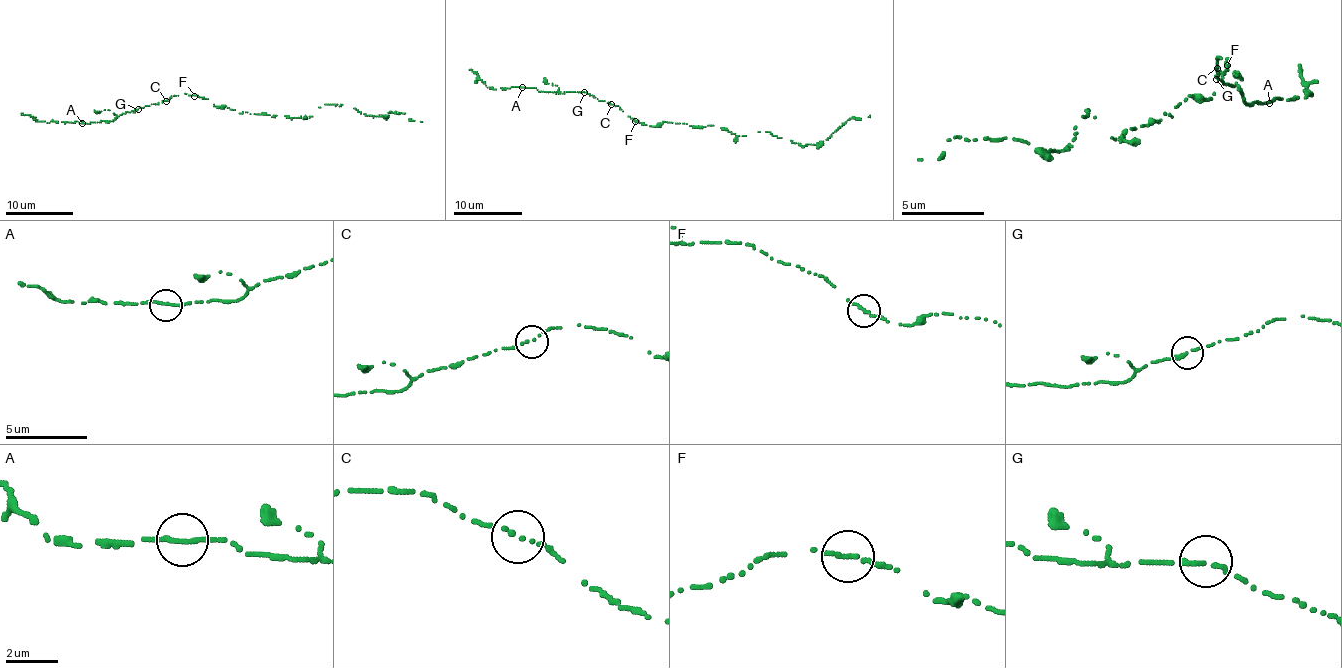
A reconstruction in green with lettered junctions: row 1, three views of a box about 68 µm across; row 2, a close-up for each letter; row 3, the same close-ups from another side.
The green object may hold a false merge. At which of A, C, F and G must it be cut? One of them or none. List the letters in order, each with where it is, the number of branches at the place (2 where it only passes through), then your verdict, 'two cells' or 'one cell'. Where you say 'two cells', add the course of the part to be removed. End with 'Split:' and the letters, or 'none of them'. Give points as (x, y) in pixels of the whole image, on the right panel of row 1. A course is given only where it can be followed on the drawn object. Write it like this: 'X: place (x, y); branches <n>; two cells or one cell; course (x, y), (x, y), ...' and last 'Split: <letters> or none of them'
A: place (1269, 103); branches 2; one cell
C: place (1217, 68); branches 2; one cell
F: place (1227, 65); branches 2; one cell
G: place (1216, 79); branches 2; one cell
Split: none of them

